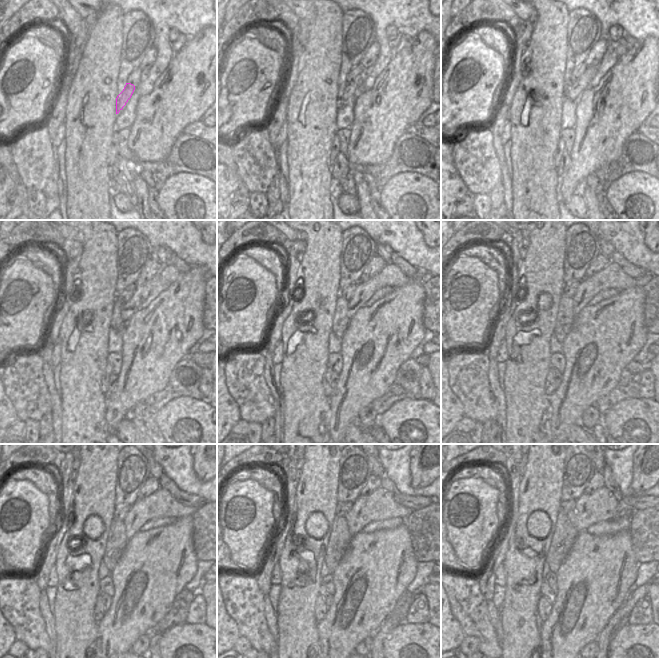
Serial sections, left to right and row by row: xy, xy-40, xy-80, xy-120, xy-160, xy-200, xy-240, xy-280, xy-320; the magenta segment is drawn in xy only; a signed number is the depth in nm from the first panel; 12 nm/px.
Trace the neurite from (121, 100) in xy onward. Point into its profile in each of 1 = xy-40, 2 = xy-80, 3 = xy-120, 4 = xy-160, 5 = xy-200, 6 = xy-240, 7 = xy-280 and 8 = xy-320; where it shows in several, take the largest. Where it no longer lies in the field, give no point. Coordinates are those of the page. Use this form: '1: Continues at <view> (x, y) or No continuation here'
1: Continues at xy-40 (351, 91)
2: Continues at xy-80 (582, 83)
3: Continues at xy-120 (141, 292)
4: Continues at xy-160 (364, 291)
5: Continues at xy-200 (604, 279)
6: Continues at xy-240 (145, 509)
7: Continues at xy-280 (367, 508)
8: Continues at xy-320 (589, 509)

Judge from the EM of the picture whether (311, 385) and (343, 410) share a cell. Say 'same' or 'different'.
different

